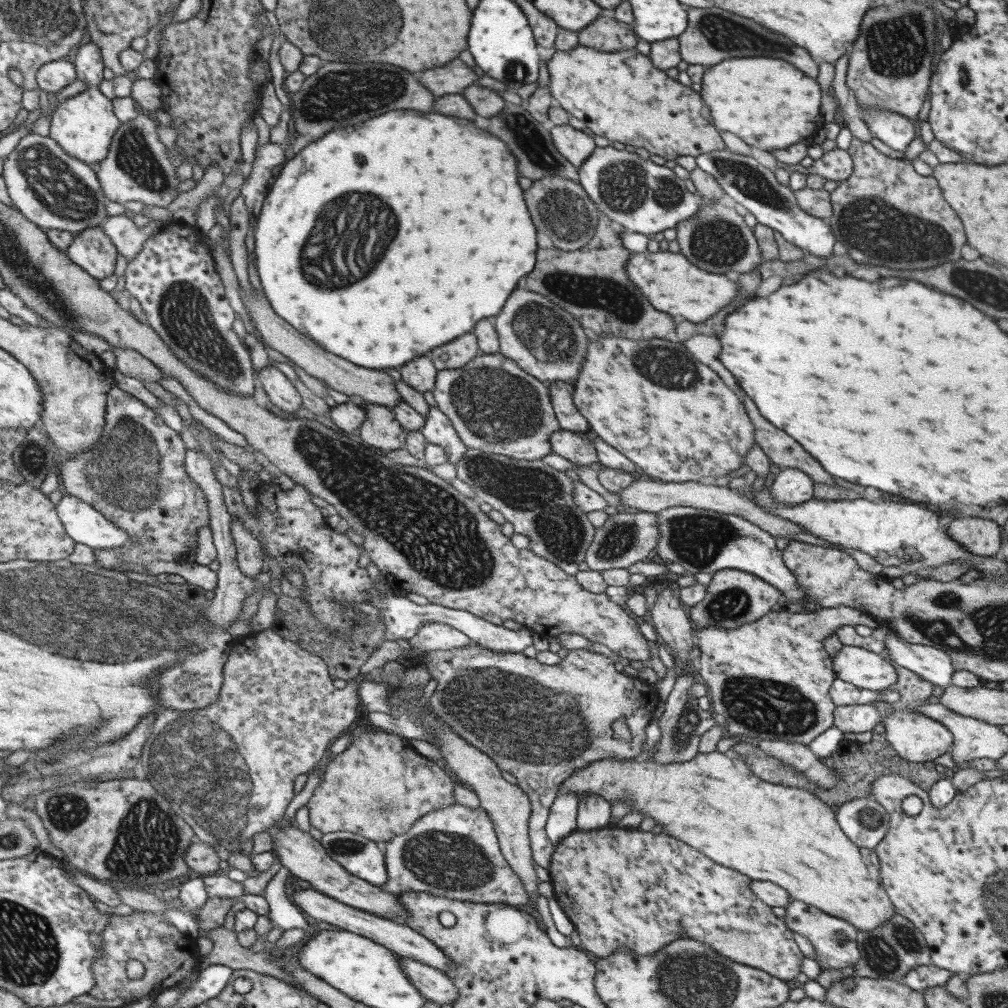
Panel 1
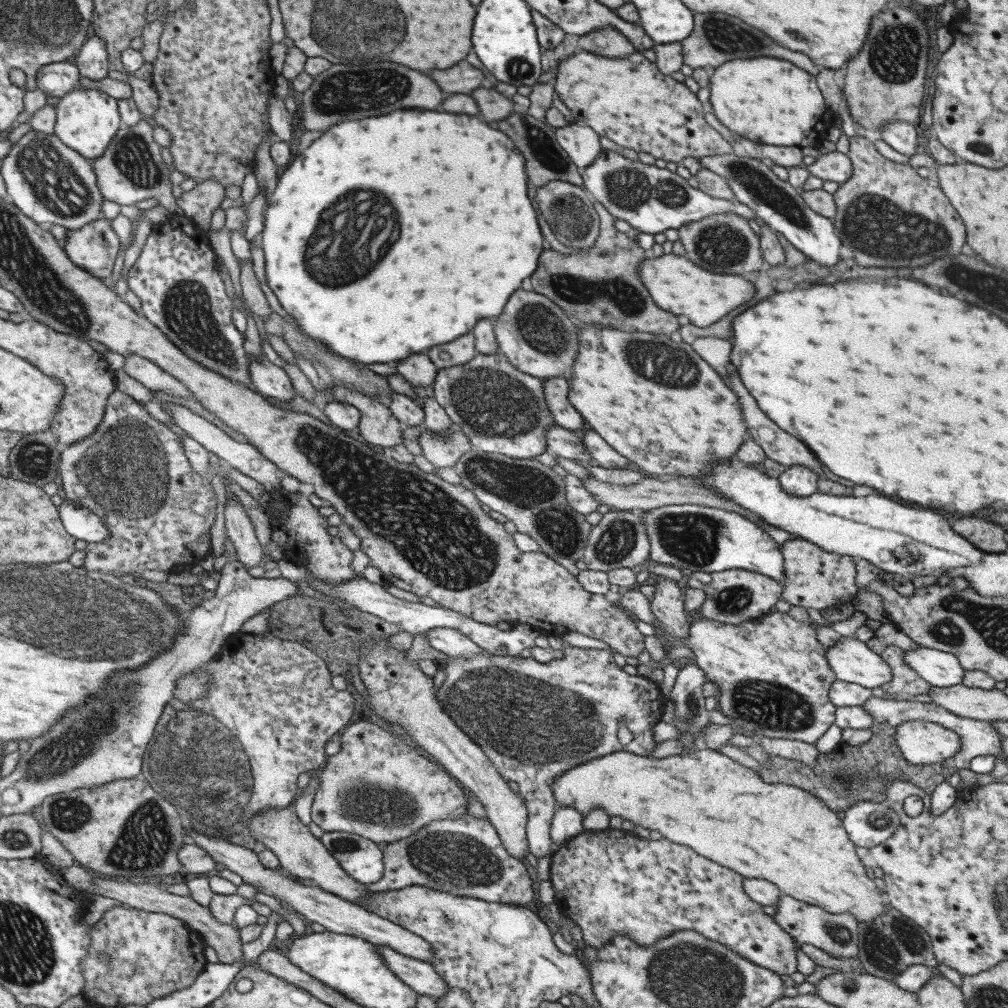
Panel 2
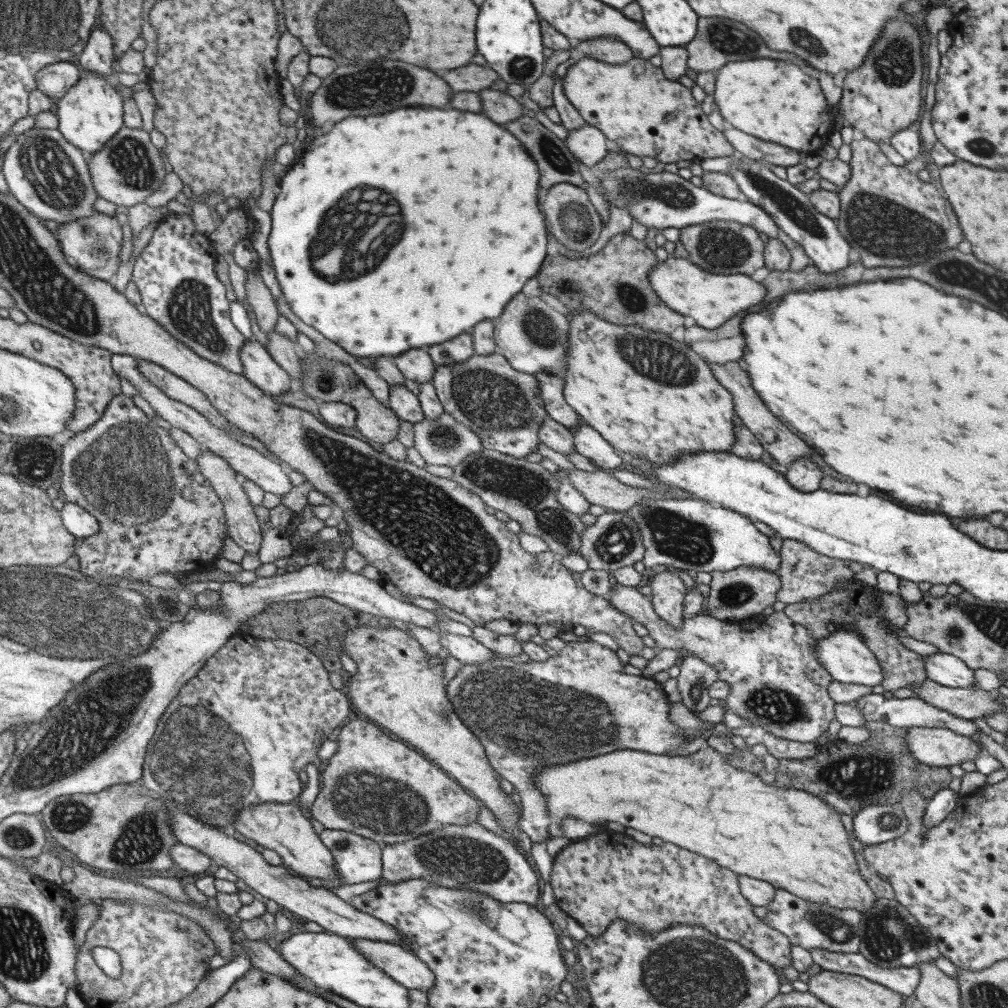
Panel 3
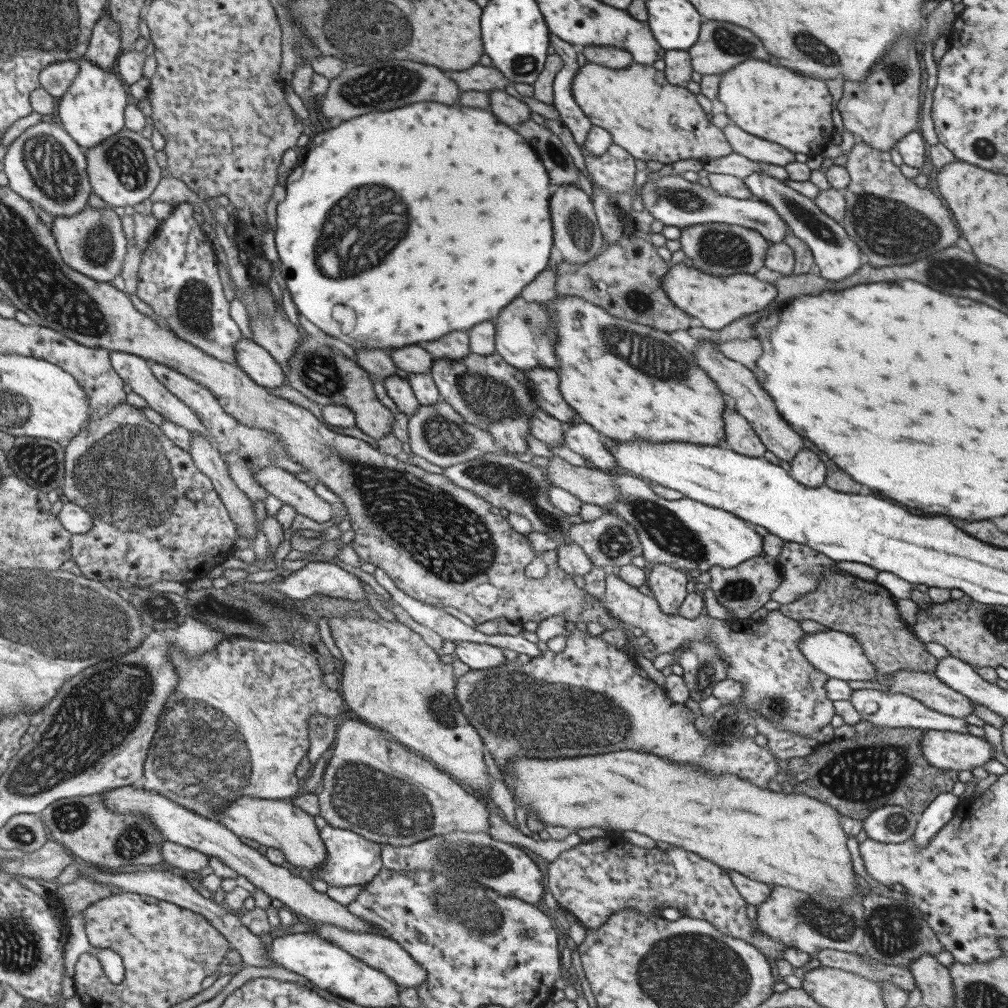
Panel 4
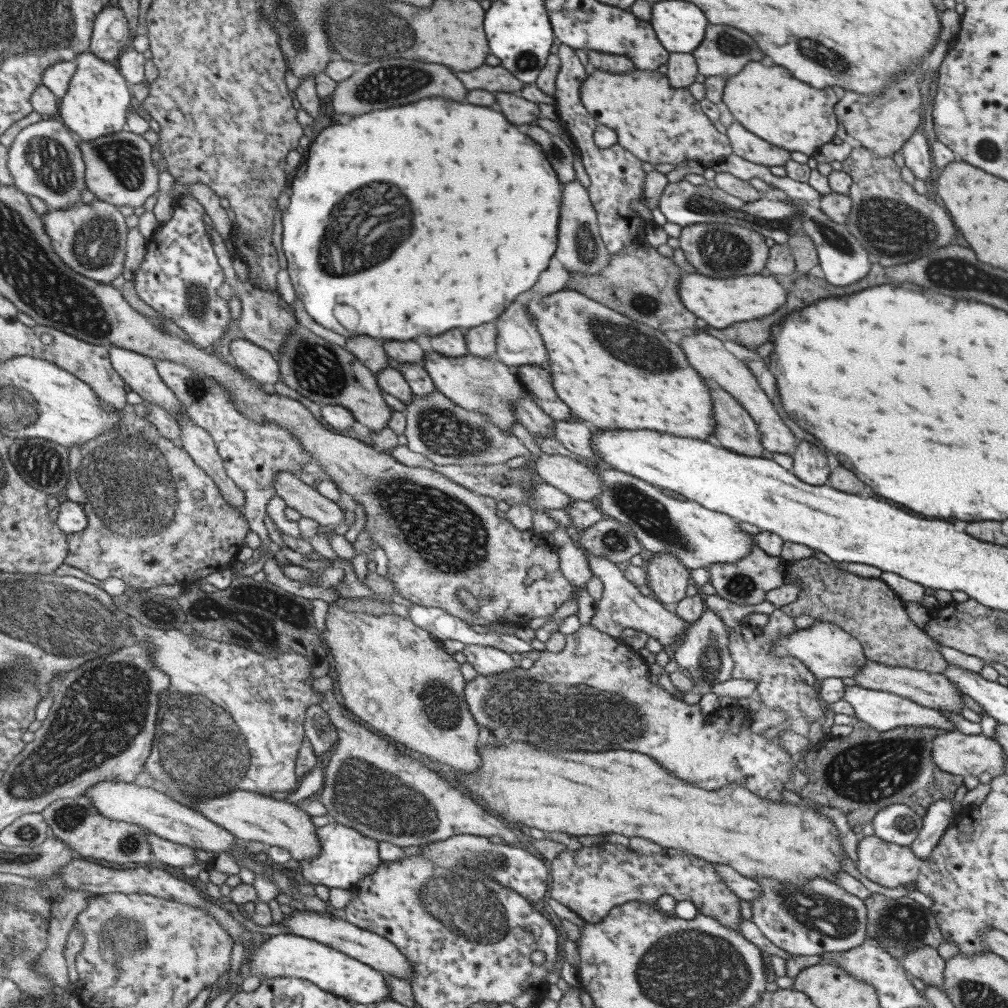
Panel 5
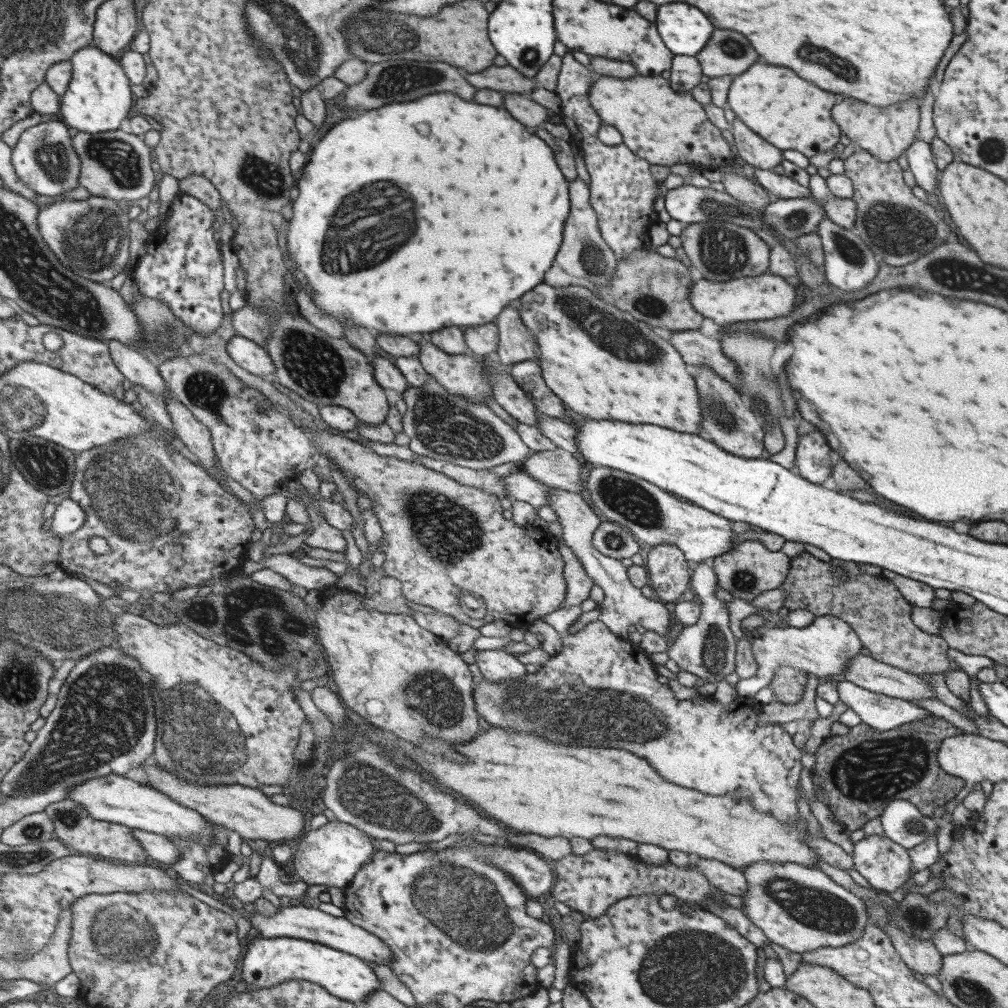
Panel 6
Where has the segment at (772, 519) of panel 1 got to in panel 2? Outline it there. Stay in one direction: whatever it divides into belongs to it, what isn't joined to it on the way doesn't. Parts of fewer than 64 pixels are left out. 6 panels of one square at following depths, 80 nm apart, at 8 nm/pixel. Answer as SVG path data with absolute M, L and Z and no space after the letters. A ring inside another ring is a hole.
M645 476L645 478L637 484L616 485L595 480L593 477L583 478L581 483L584 490L590 492L599 504L610 506L610 508L613 508L615 511L638 512L668 504L696 504L708 506L709 508L726 510L727 512L736 512L745 518L749 518L749 520L753 521L755 524L758 520L766 524L764 519L758 518L756 514L752 514L752 512L748 512L748 510L743 510L740 506L734 504L732 500L728 500L728 498L724 498L724 496L720 496L720 494L708 490L708 488L704 488L701 484L695 483L694 480L681 480L675 478L669 480L669 482L659 482L659 480L653 480L653 478Z

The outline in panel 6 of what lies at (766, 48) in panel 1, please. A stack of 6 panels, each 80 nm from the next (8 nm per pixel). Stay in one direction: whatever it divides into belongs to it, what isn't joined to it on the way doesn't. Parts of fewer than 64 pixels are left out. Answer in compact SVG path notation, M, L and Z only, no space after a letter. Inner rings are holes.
M713 30L710 40L694 57L708 77L741 74L757 60L749 42L733 30Z

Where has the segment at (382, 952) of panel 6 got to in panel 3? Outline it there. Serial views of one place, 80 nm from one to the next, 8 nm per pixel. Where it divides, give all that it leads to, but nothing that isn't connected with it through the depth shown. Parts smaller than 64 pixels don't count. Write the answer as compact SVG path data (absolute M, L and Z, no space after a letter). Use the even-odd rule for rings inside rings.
M356 938L353 941L363 957L408 990L415 989L425 993L433 986L434 974L408 950L377 939Z

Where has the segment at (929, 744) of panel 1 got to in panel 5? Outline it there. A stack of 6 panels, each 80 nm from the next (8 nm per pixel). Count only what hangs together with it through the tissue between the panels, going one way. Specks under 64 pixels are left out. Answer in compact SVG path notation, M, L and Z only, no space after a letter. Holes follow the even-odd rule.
M957 730L946 731L945 734L939 734L931 743L931 760L939 770L947 772L952 776L979 776L987 772L992 777L1005 773L1003 761L1006 755L1001 746L990 738L979 734L963 734Z

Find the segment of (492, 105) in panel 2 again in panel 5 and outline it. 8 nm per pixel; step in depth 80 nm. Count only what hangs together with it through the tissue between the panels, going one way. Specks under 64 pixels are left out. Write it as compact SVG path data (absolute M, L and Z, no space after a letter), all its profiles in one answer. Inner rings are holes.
M495 92L495 108L511 122L511 124L521 127L523 125L535 124L539 115L539 107L521 96L512 93Z

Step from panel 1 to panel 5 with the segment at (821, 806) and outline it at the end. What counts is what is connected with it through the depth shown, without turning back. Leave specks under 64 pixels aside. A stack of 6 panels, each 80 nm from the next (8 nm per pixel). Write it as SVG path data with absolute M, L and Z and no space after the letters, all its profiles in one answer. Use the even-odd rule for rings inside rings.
M487 742L477 754L481 766L475 774L457 772L455 778L459 788L479 796L489 810L503 816L505 822L516 829L526 831L527 828L537 828L543 832L563 832L575 836L611 832L623 834L627 838L647 838L663 849L674 848L711 864L730 866L735 872L753 880L771 877L781 882L802 885L810 878L823 877L835 883L835 872L842 871L839 861L846 855L835 826L830 819L807 807L802 801L799 805L791 805L783 800L772 802L747 792L733 782L719 790L707 792L669 776L646 754L629 750L545 752L525 742L511 742L507 746Z

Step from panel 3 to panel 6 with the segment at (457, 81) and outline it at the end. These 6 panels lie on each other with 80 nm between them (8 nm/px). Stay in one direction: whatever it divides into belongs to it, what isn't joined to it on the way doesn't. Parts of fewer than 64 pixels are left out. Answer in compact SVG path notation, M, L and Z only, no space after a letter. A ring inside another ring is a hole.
M504 65L501 68L489 66L483 72L467 74L465 78L475 88L489 88L501 93L528 94L537 86L534 77L524 77L511 65Z

